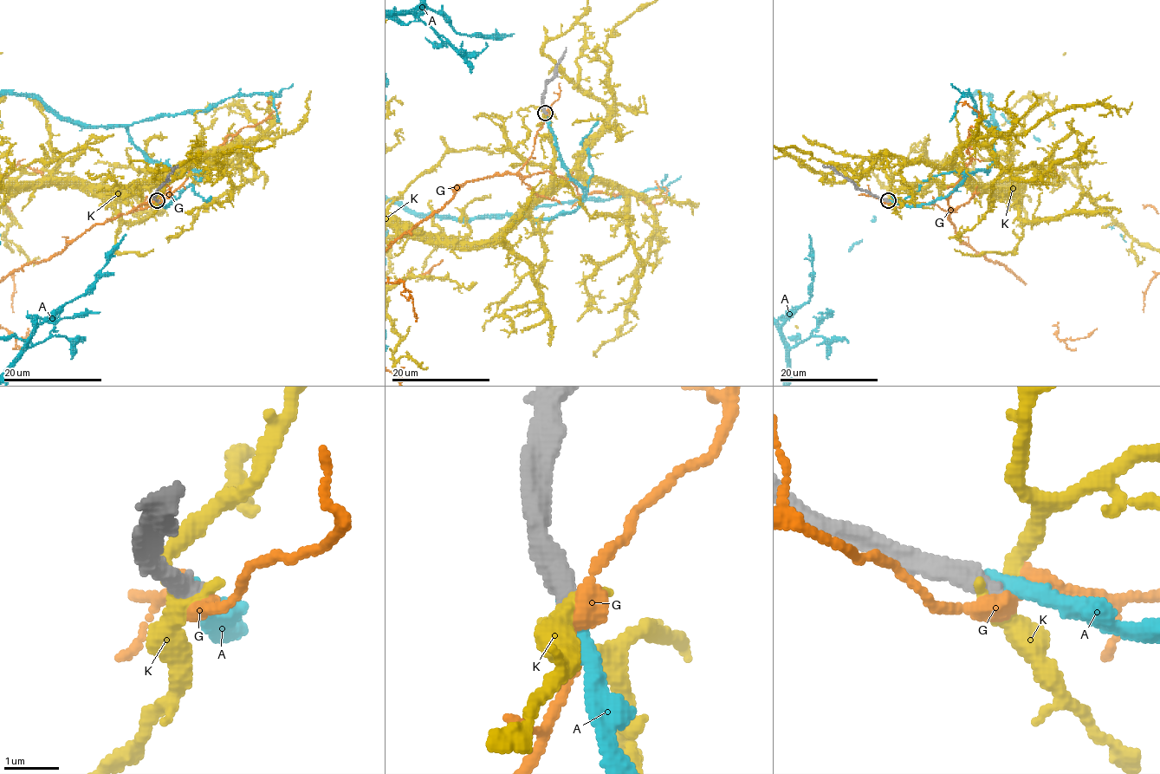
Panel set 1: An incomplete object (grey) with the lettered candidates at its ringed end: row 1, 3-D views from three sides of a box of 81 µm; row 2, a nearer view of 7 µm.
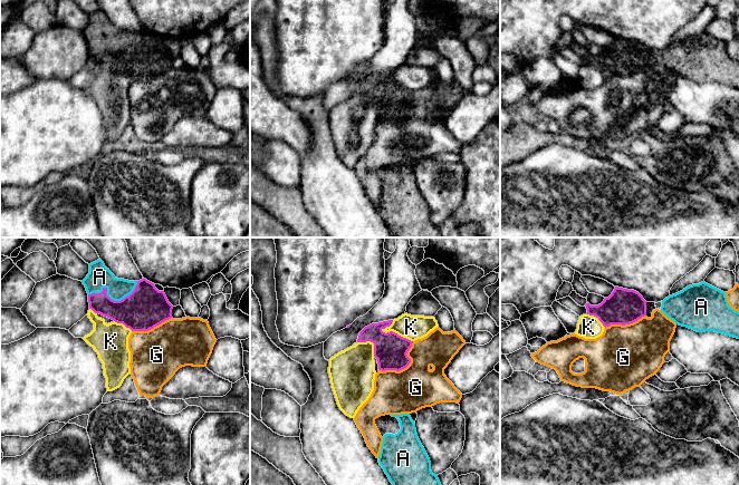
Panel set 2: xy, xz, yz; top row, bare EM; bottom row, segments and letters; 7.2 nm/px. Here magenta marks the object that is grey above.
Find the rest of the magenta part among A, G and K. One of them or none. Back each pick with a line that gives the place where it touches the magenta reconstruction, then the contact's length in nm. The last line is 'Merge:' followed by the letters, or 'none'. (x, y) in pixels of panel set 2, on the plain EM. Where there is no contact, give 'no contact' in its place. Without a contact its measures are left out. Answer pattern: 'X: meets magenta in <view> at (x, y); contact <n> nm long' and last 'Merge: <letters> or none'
A: meets magenta in xy at (113, 50); contact 380 nm long
Merge: A

